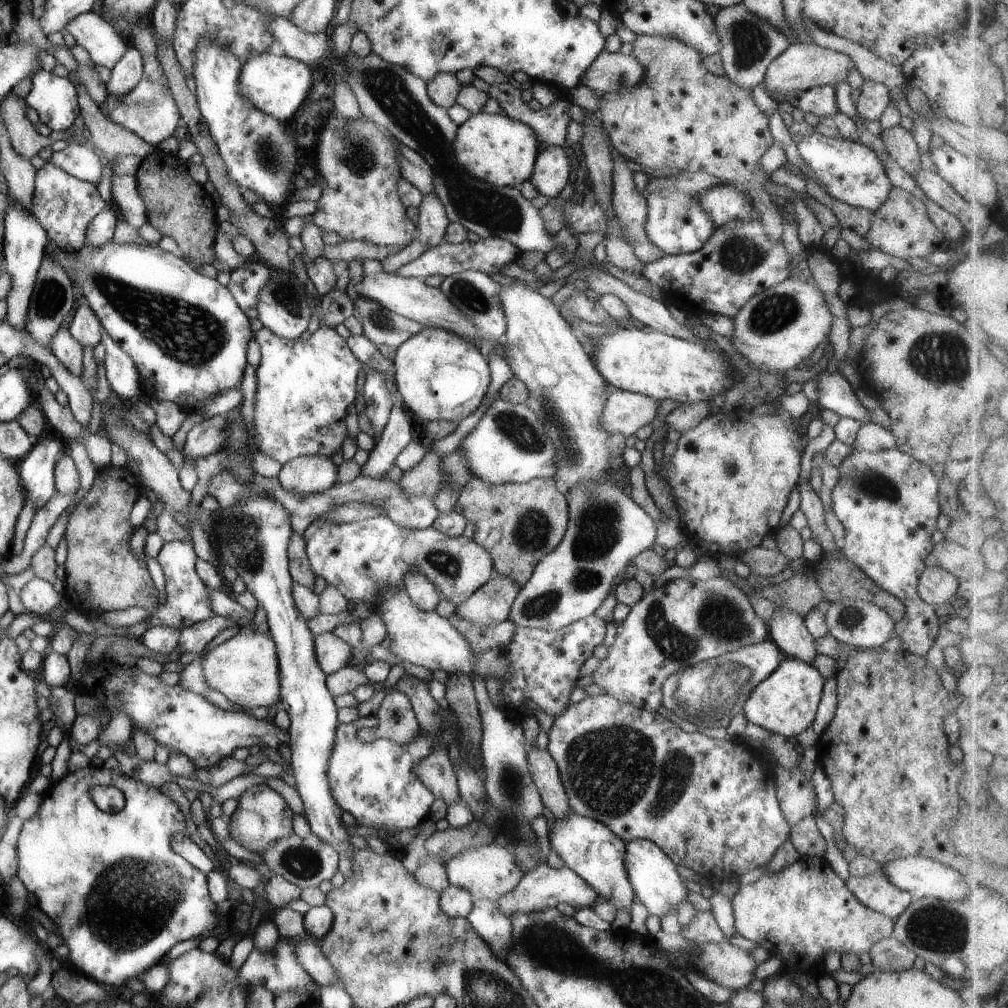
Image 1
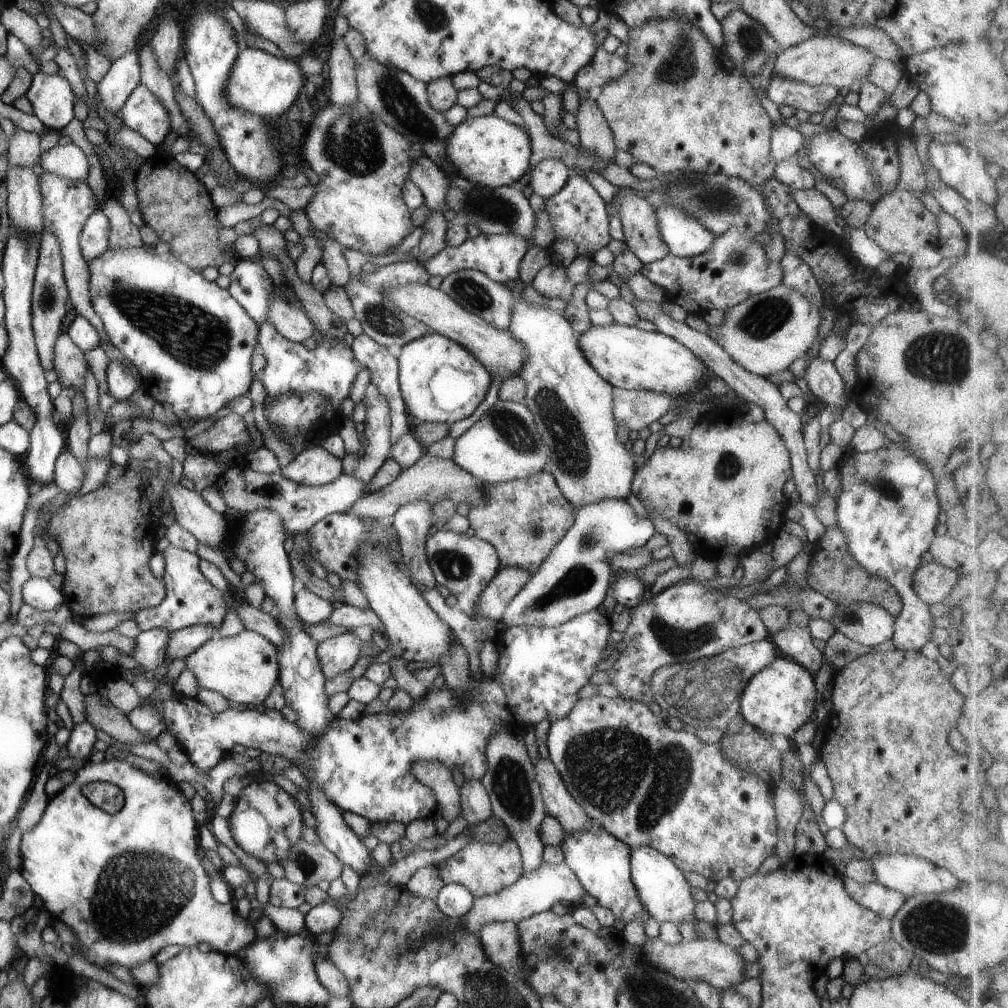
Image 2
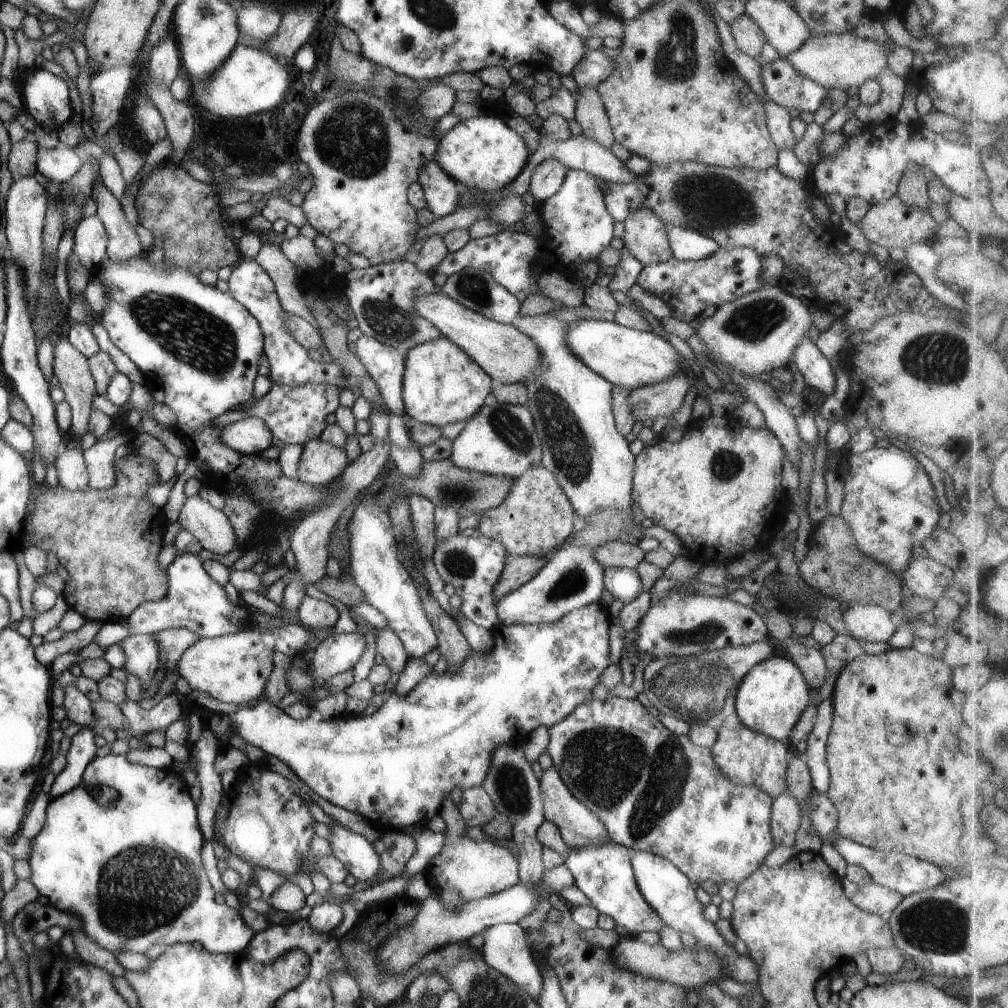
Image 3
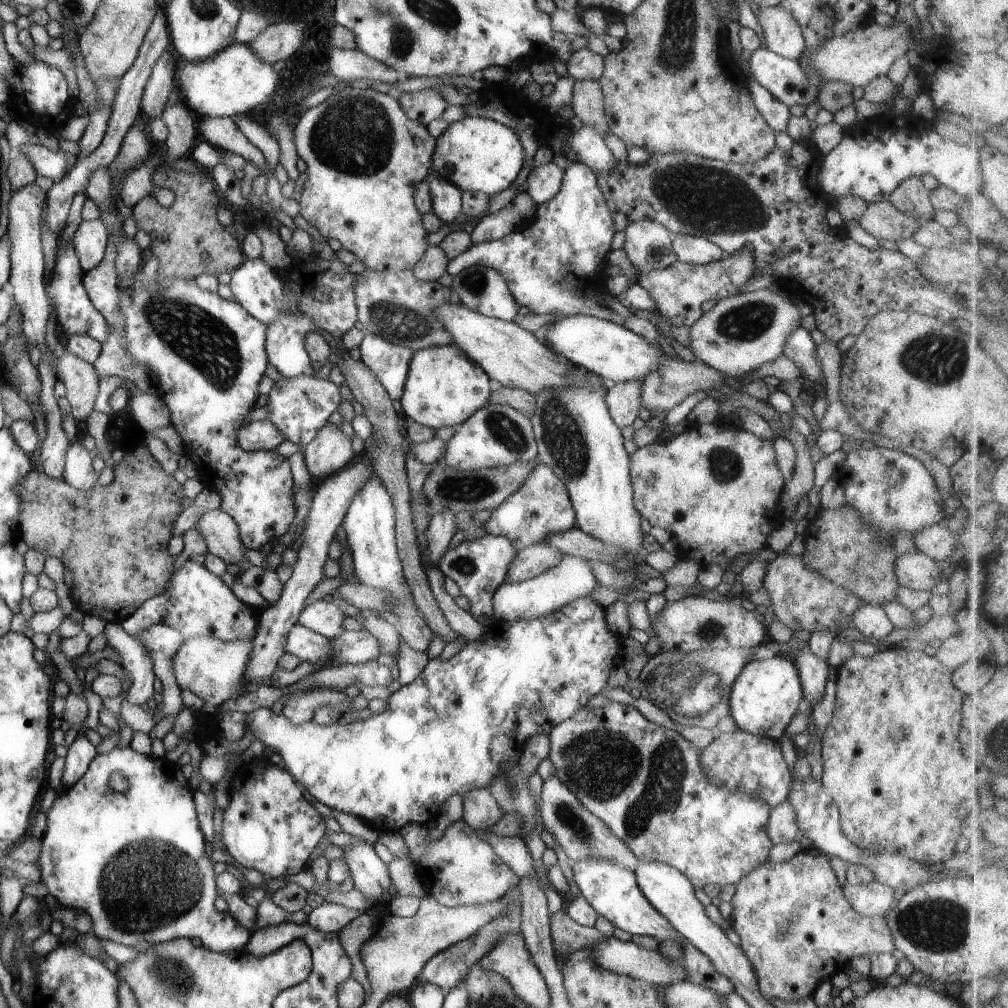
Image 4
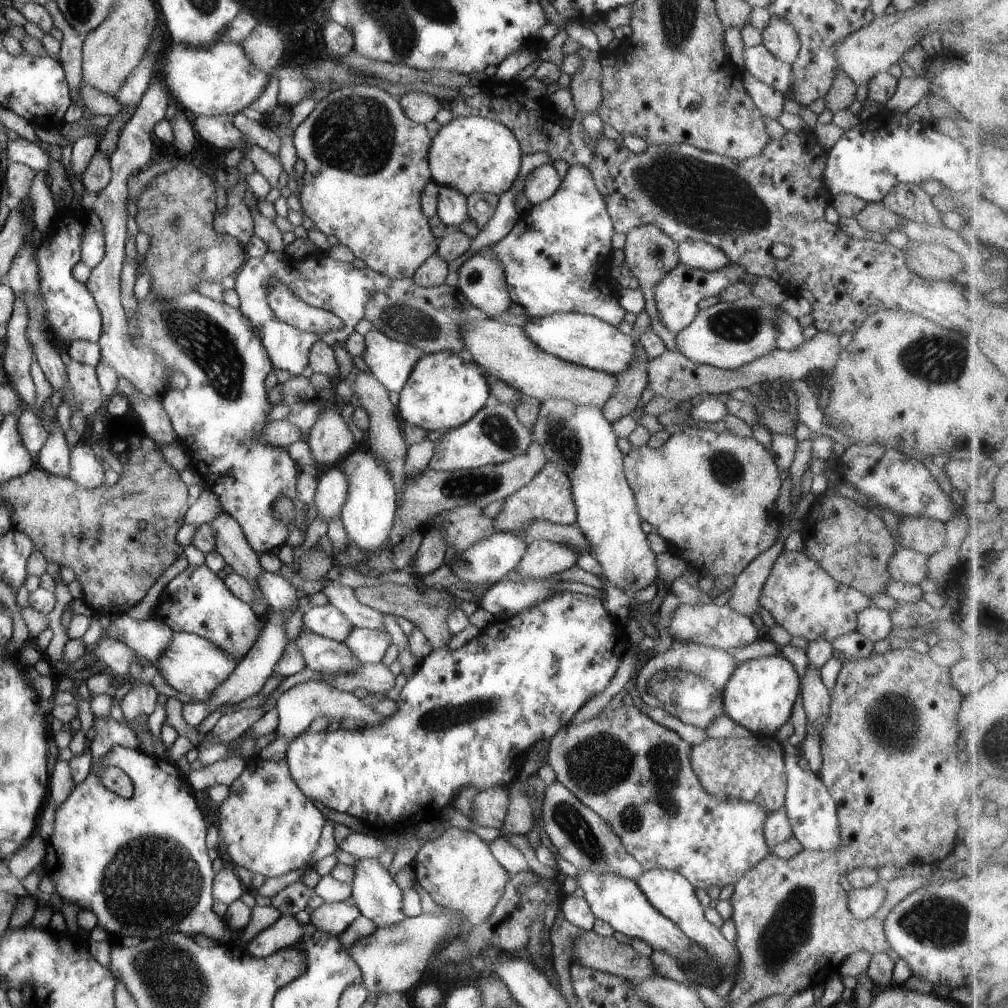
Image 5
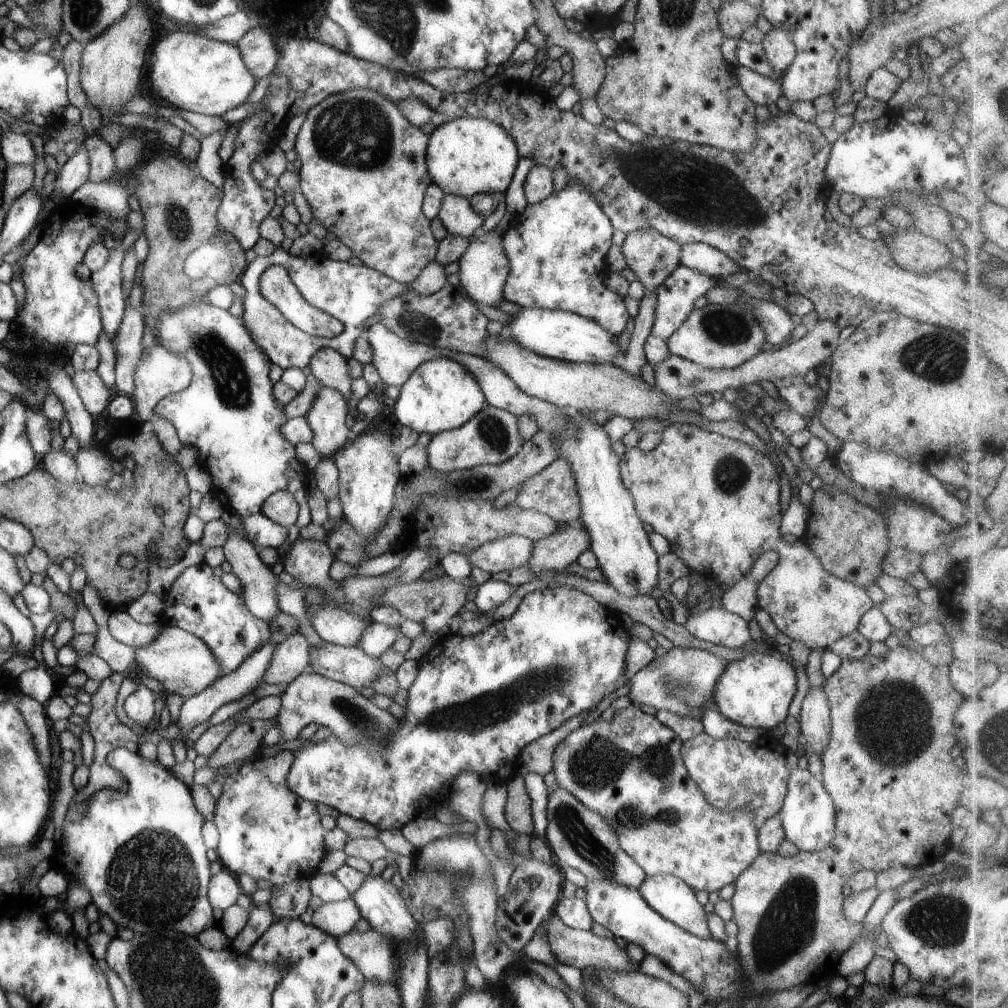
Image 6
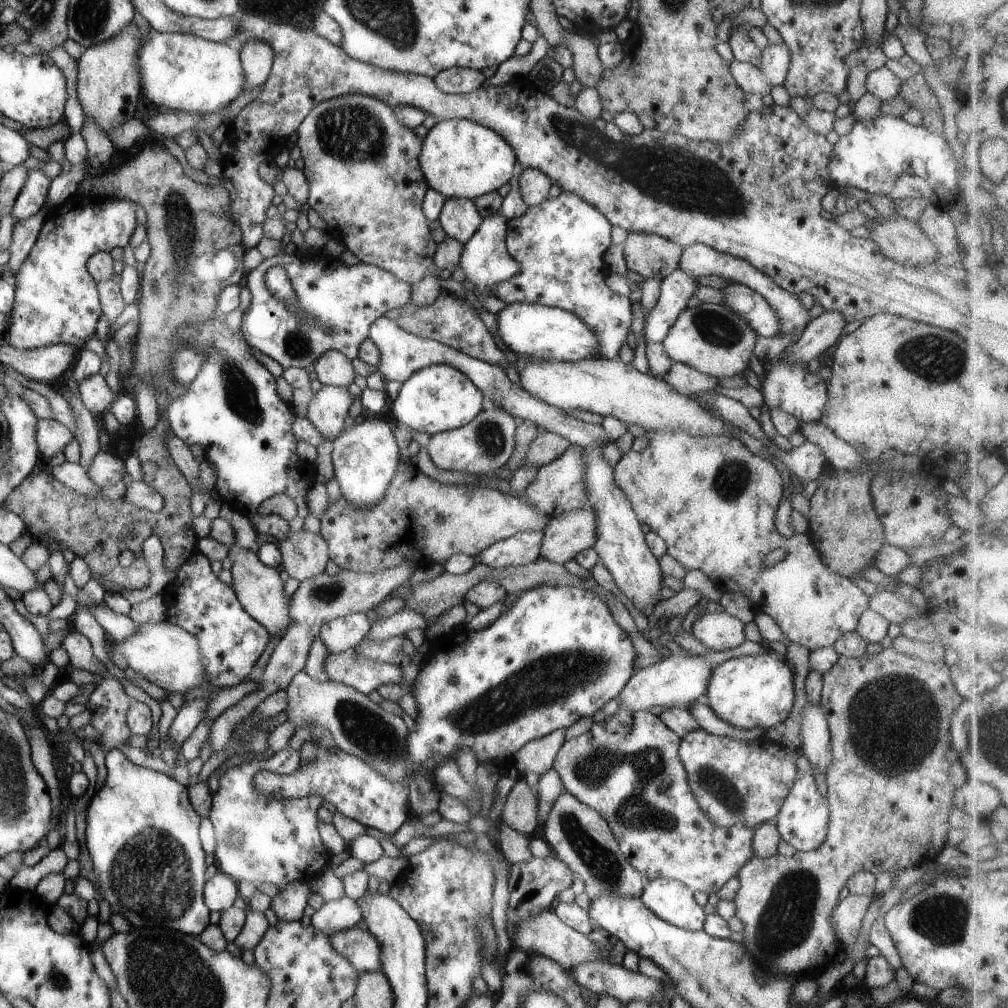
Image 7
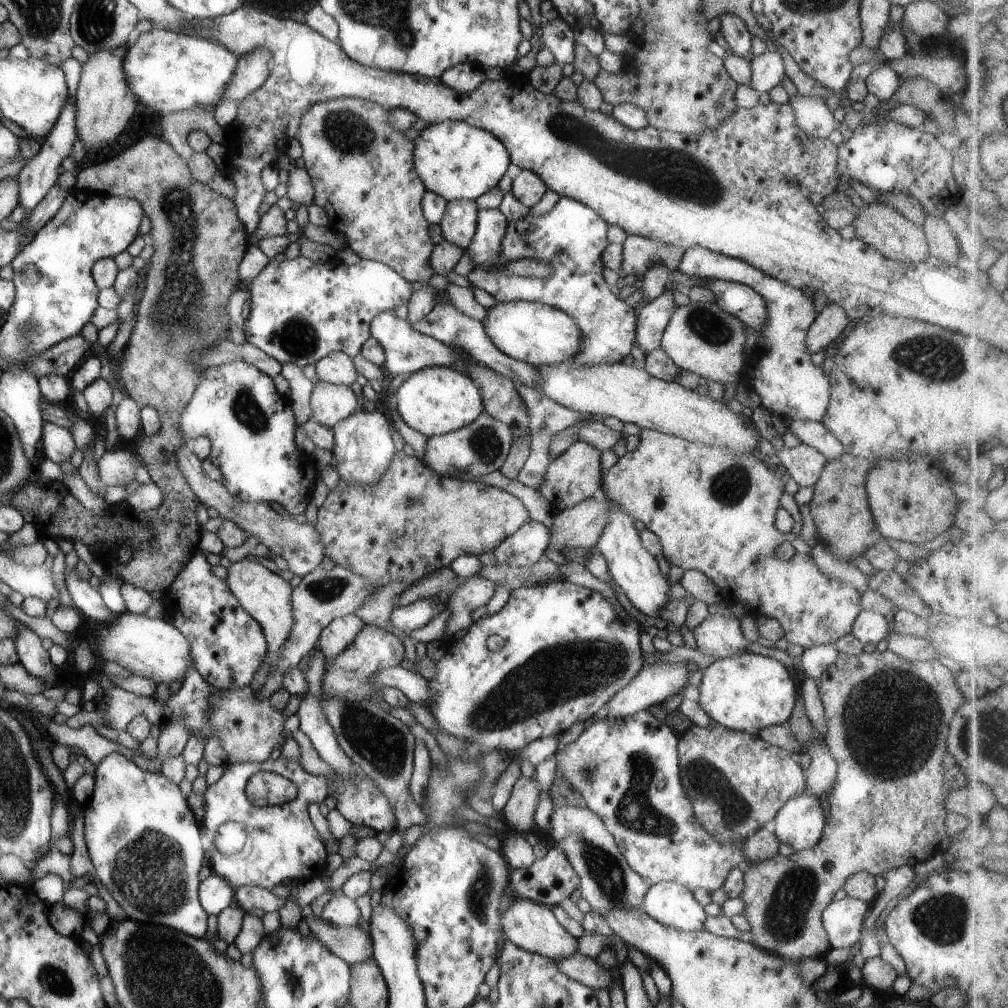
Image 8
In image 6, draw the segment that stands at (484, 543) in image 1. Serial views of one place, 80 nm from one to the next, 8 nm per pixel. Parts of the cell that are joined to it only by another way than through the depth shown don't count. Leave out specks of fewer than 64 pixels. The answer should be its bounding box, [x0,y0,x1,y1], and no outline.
[514,456,581,523]

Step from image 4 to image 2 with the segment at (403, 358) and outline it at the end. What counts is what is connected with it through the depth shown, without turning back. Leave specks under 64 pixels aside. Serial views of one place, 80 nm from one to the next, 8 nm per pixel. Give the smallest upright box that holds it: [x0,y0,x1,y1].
[352,333,410,448]

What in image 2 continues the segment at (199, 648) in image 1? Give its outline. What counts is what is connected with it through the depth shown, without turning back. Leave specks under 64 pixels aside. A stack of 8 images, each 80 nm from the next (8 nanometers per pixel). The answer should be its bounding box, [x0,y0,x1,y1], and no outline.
[165,625,214,663]

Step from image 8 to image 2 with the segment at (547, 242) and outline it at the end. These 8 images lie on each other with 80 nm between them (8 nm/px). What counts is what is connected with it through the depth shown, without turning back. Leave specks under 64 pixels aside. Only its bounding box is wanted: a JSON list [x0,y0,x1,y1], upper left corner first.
[420,174,611,285]

